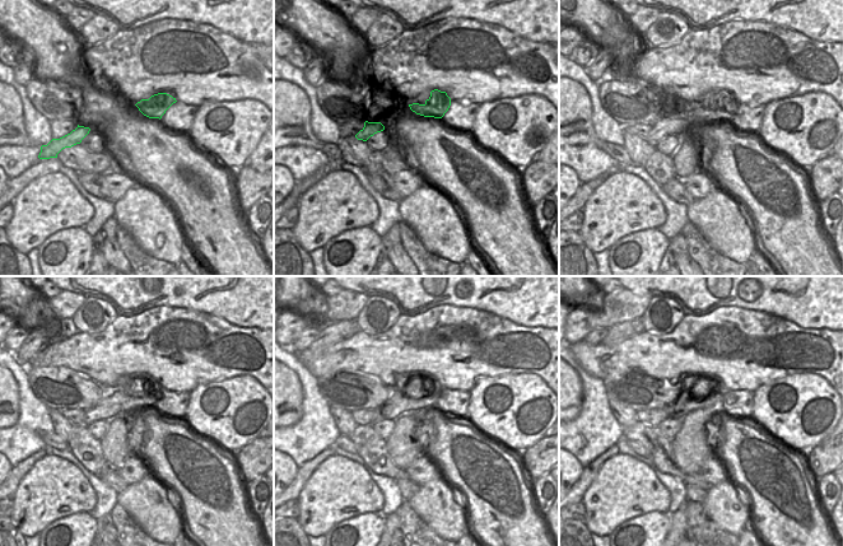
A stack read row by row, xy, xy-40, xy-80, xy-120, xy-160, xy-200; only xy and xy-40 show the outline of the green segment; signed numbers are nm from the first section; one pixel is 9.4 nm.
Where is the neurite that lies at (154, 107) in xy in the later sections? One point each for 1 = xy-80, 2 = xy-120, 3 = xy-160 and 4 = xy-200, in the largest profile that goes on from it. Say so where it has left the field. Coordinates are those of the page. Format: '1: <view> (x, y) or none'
1: xy-80 (723, 106)
2: xy-120 (121, 400)
3: xy-160 (400, 402)
4: xy-200 (703, 397)

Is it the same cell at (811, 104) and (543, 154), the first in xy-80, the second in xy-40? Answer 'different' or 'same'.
different

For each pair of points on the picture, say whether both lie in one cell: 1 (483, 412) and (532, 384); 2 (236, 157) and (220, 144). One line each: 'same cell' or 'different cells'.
1: same cell
2: same cell

